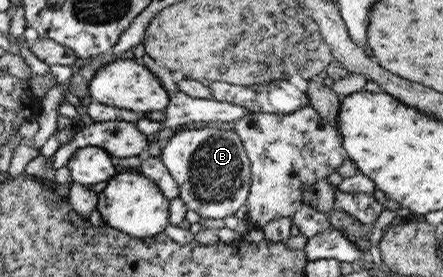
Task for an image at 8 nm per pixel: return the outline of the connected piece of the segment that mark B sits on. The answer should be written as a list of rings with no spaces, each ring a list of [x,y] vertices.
[[[207,127],[179,131],[167,141],[158,158],[177,183],[178,198],[188,211],[197,213],[199,217],[223,219],[233,216],[245,204],[250,163],[235,132]]]

